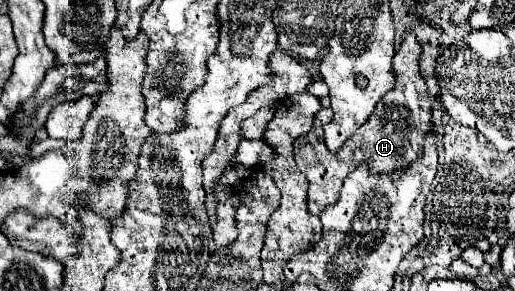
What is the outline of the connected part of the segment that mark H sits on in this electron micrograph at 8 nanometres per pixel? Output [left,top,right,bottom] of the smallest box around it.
[294,33,432,215]

